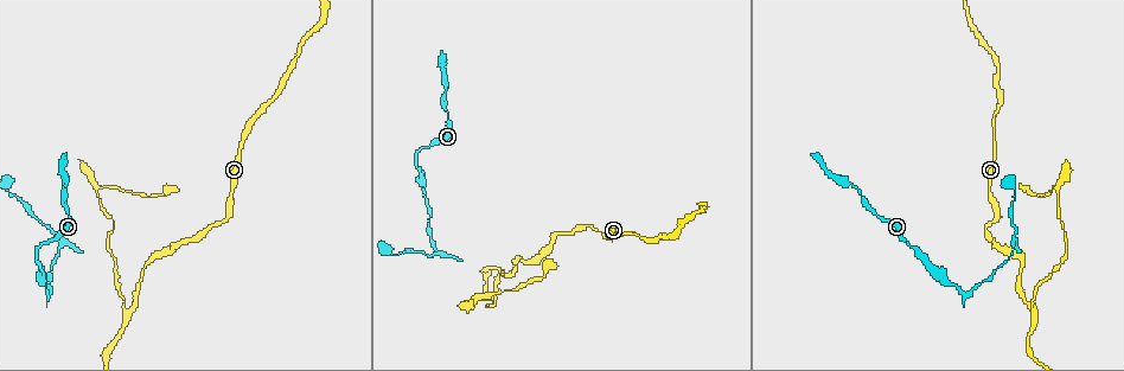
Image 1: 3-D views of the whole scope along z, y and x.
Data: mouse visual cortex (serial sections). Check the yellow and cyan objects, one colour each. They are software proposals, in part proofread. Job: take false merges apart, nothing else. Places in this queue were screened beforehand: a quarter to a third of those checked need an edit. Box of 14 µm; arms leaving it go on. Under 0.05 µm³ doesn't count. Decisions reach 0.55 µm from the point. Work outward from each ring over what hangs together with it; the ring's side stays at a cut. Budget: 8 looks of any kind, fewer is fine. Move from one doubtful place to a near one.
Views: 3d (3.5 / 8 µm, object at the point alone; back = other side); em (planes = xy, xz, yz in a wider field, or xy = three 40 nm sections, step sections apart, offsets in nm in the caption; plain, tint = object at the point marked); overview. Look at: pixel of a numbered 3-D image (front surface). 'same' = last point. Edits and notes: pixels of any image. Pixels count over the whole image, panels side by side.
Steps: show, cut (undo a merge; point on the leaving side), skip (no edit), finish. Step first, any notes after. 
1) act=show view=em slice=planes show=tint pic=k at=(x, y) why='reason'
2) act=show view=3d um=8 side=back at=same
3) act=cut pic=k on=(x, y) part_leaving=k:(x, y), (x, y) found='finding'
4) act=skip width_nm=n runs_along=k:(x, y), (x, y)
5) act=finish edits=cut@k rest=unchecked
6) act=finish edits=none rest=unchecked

act=show view=3d um=3.5 pic=1 at=(231, 208) why='sharp bend'

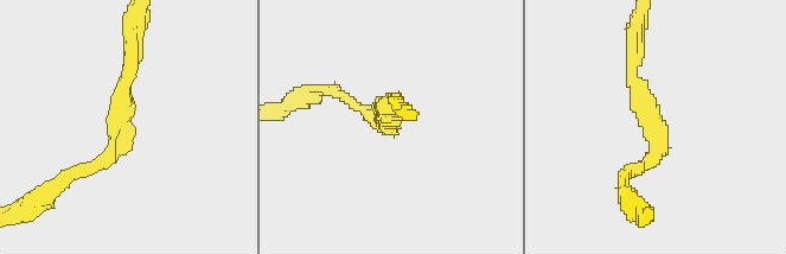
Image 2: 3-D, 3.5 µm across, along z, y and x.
act=show view=em slice=planes show=tint pic=2 at=(660, 129)

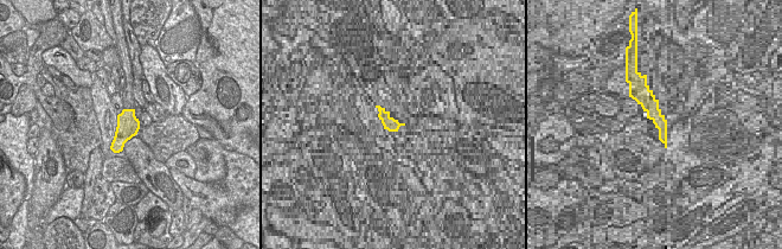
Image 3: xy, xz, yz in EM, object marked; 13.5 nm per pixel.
act=skip width_nm=320 runs_along=2:(132, 58), (117, 141), (74, 175) found='one cell here'

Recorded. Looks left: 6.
act=show view=3d um=3.5 pic=1 at=(966, 297) why='sharp bend'

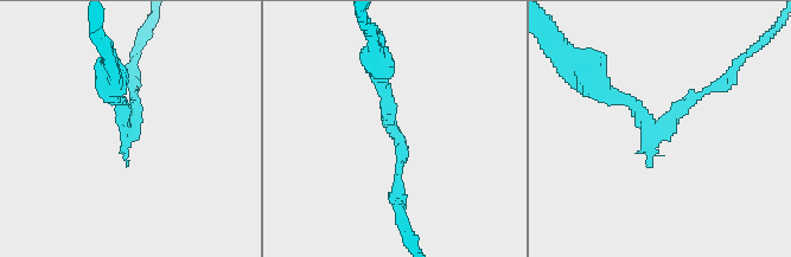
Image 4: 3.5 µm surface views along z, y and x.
act=show view=em slice=xy step=5 show=tint pic=4 at=(392, 131) arm_widths_nm=150,200

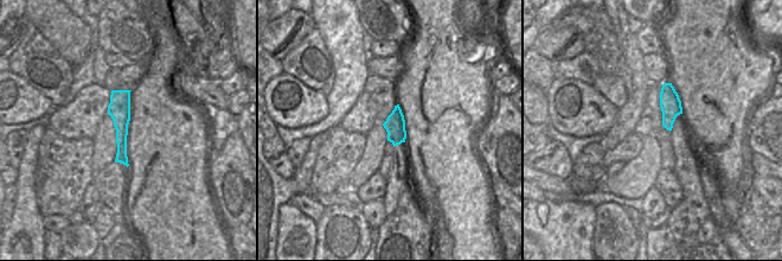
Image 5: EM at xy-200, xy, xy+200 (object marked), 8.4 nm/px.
act=cut pic=4 on=(691, 100) width_nm=180 part_leaving=4:(657, 132), (745, 55) found='a second cell is stuck on'

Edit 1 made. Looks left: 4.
act=show view=overview

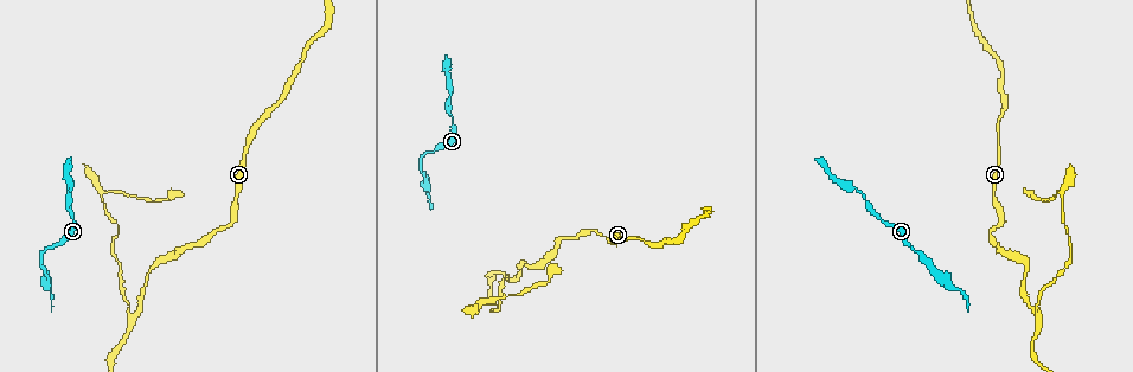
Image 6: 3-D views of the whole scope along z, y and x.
act=show view=3d um=3.5 pic=6 at=(512, 277) why='three arms meet'

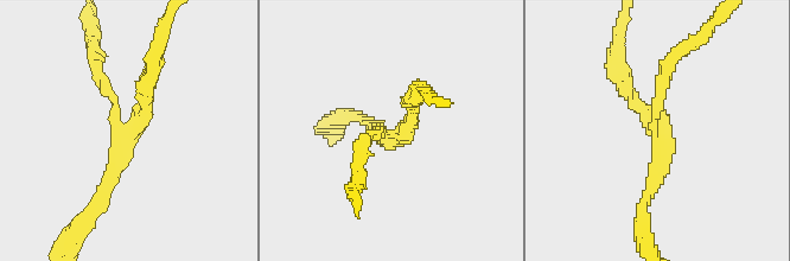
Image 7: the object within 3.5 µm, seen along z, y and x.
act=show view=em slice=xy step=1 show=tint pic=7 at=(132, 127) arms=3 arm_widths_nm=150,200,200 why='now the EM'

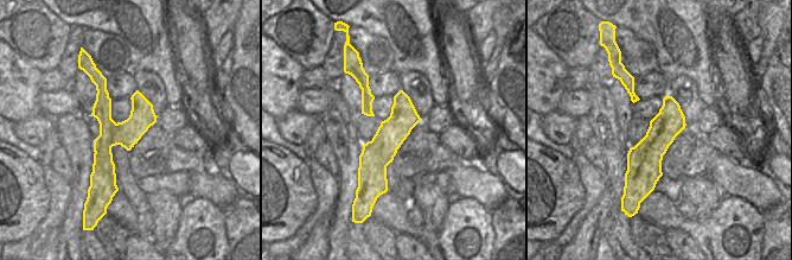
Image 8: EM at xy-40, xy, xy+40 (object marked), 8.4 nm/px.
act=cut pic=7 on=(661, 89) part_leaving=7:(656, 122), (666, 64), (705, 32) found='two cells meet here'

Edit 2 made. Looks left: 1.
act=finish edits=cut@4,cut@7 rest=unchecked

